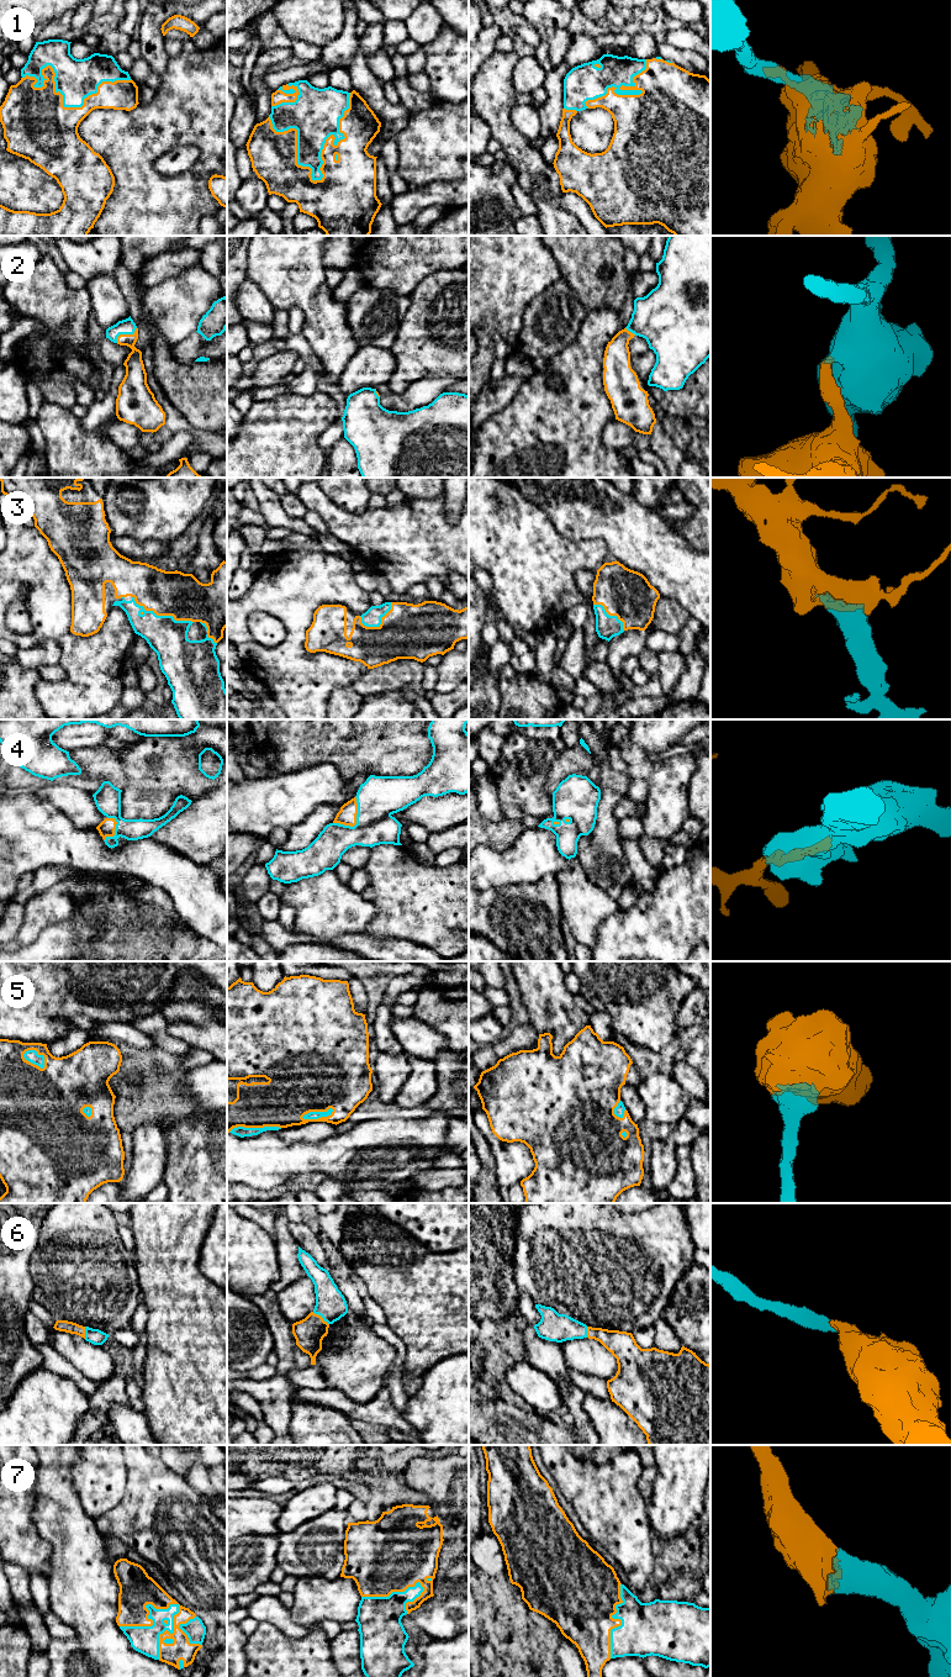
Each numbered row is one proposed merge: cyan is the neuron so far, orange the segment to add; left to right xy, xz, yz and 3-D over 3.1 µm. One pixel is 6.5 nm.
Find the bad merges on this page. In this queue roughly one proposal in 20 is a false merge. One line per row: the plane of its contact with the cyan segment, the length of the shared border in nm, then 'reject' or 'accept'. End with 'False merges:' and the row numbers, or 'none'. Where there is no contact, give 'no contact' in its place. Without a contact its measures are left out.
1: xz | 650 nm | accept
2: xy | 170 nm | accept
3: xy | 440 nm | accept
4: xz | 240 nm | accept
5: xz | 220 nm | accept
6: xz | 140 nm | accept
7: xy | 420 nm | accept
False merges: none

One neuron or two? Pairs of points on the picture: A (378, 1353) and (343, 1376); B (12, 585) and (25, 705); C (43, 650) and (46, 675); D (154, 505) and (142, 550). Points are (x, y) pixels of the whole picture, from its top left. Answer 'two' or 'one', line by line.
A: one
B: two
C: two
D: two

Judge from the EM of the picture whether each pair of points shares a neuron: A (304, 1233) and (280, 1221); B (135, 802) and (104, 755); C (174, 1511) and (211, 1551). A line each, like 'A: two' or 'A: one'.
A: two
B: two
C: one

